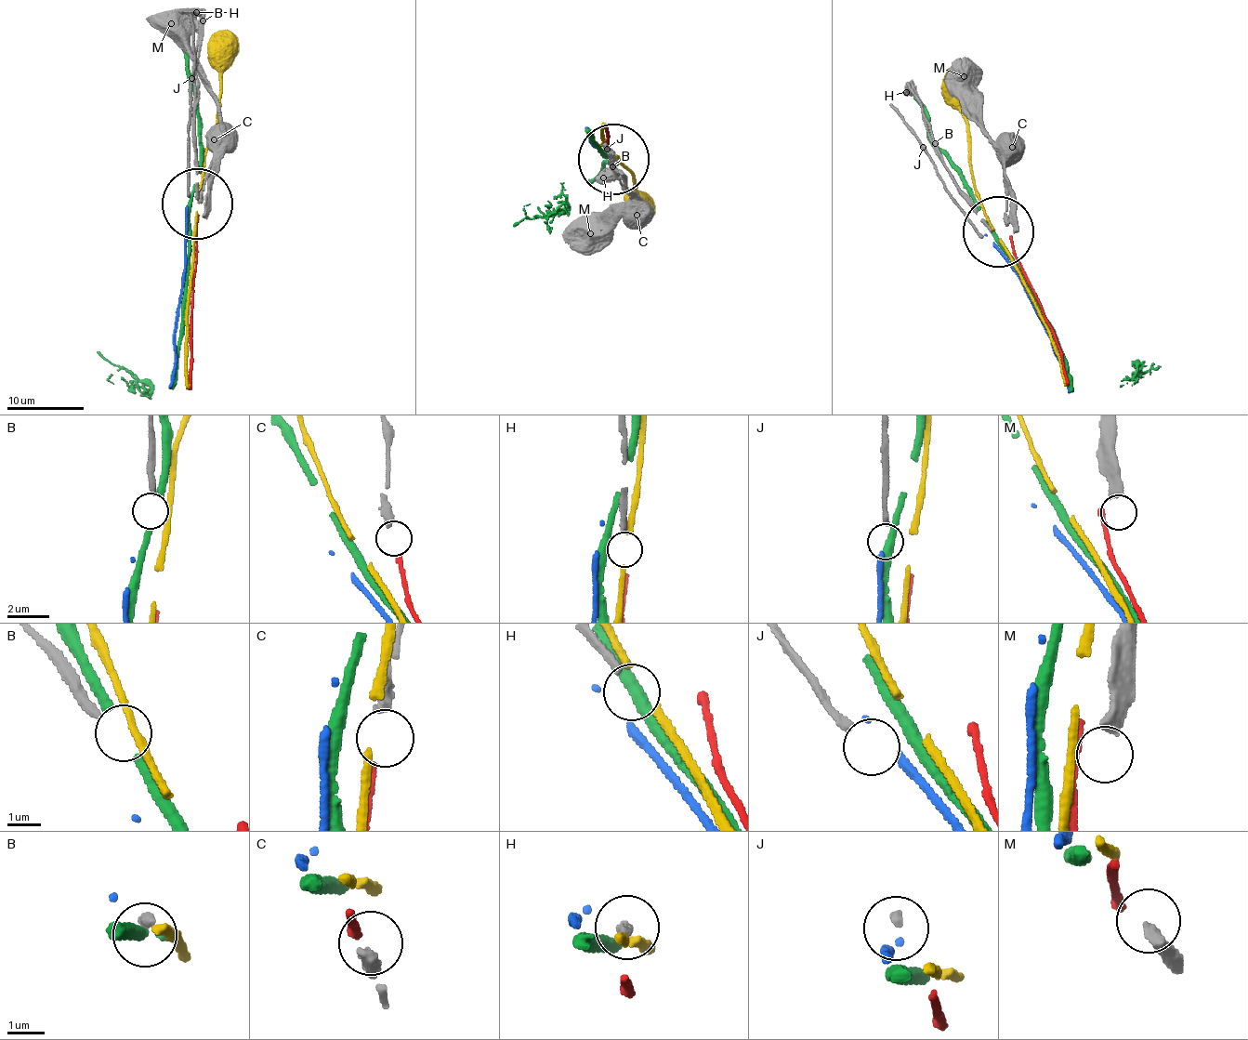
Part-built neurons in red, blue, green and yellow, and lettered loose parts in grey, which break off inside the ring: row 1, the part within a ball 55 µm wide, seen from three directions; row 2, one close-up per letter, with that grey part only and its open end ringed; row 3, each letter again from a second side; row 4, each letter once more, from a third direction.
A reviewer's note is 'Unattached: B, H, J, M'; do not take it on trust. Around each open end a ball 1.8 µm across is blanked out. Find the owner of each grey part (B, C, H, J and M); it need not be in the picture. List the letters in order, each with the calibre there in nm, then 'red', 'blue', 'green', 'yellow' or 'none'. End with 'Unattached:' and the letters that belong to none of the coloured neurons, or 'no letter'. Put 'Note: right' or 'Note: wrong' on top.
Note: right
B: 280 nm thick; none
C: 360 nm thick; red
H: 240 nm thick; none
J: 240 nm thick; none
M: 400 nm thick; none
Unattached: B, H, J, M

